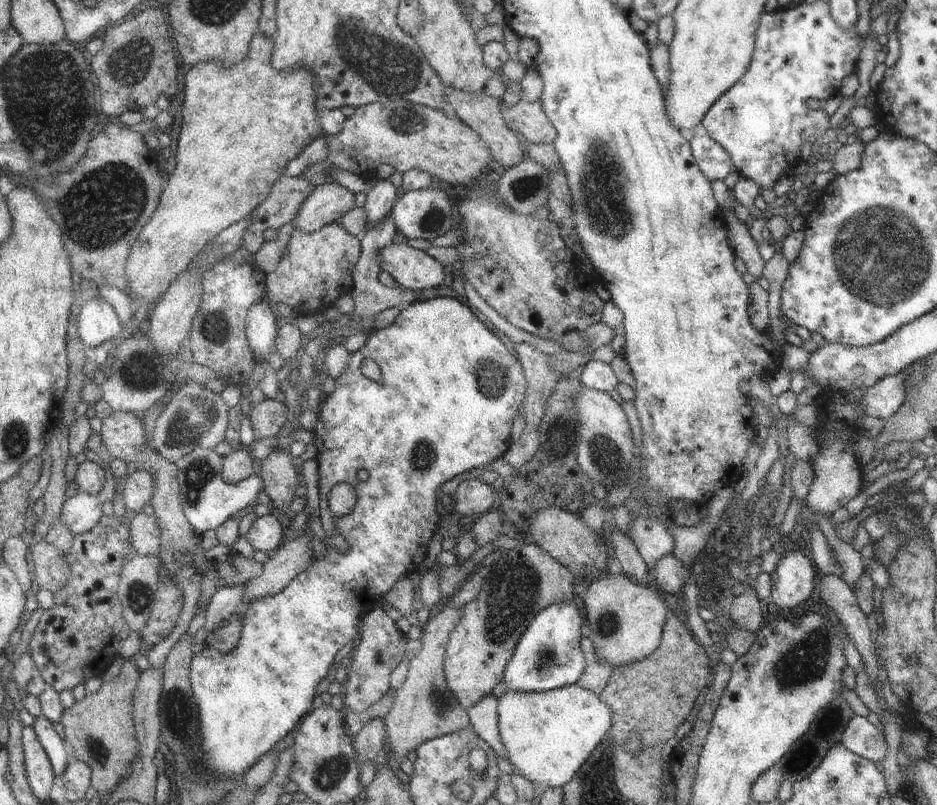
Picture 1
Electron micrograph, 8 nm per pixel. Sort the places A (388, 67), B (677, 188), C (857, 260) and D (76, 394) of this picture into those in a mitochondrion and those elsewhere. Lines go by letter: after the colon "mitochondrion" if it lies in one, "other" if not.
A: mitochondrion
B: other
C: mitochondrion
D: other

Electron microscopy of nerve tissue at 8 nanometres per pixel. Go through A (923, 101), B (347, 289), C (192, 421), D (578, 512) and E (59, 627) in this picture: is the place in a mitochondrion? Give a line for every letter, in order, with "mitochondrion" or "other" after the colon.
A: other
B: other
C: mitochondrion
D: other
E: other

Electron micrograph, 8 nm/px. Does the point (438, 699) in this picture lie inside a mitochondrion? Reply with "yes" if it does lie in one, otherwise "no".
yes

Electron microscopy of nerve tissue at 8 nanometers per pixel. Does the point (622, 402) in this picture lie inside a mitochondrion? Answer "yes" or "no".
no

